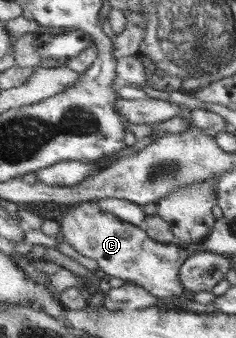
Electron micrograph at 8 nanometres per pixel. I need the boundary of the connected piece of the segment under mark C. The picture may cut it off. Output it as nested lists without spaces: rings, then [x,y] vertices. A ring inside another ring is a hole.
[[[98,201],[83,202],[70,208],[67,205],[60,225],[65,241],[84,257],[96,260],[109,277],[122,278],[126,283],[134,282],[157,299],[179,297],[185,291],[179,273],[189,256],[182,244],[152,239],[141,226],[105,212]]]

